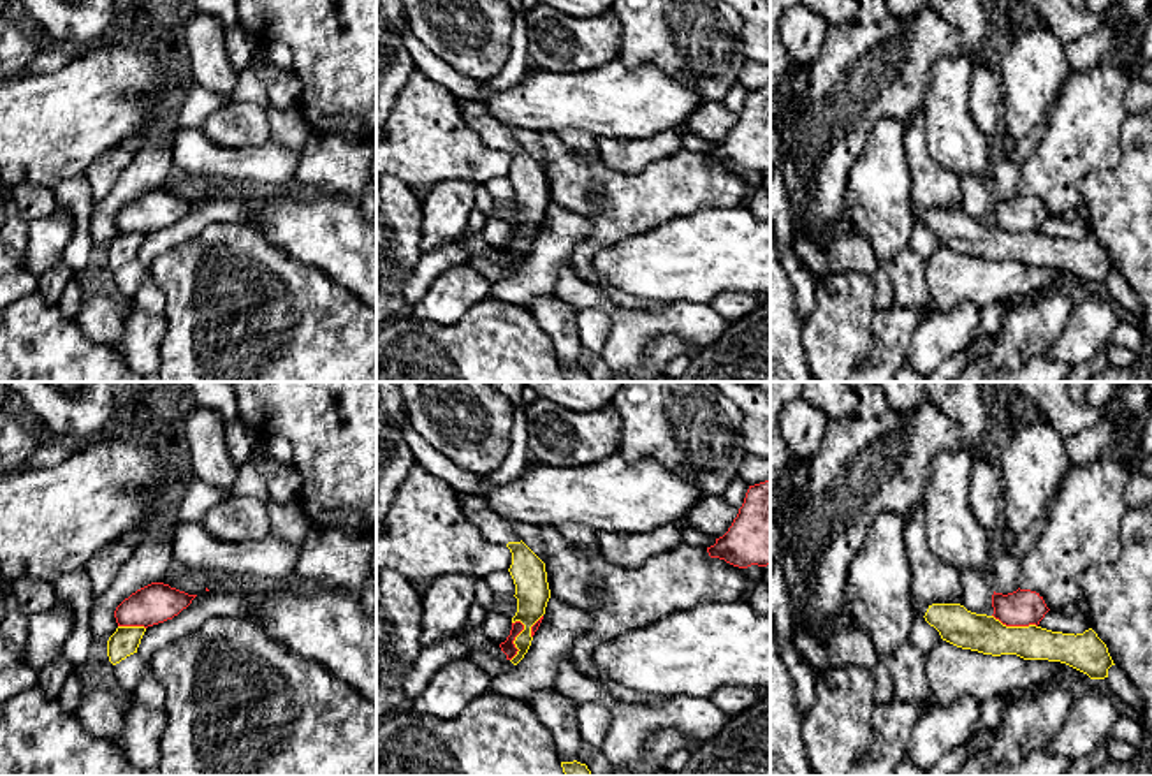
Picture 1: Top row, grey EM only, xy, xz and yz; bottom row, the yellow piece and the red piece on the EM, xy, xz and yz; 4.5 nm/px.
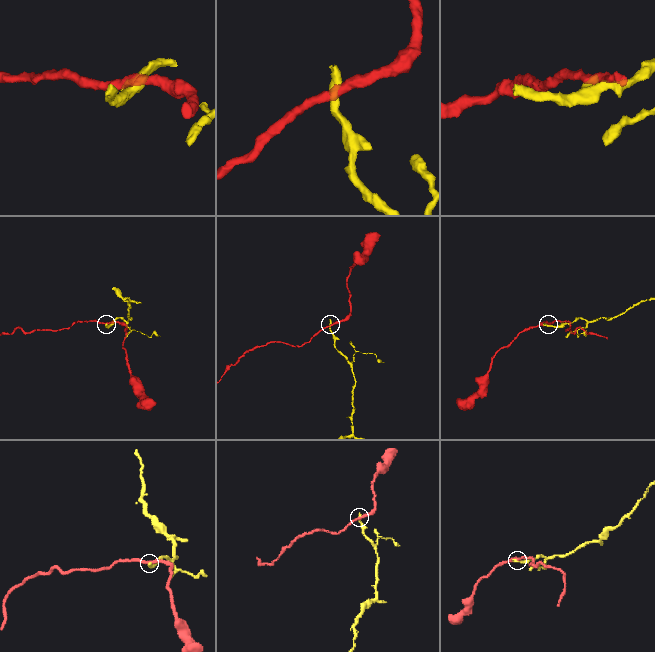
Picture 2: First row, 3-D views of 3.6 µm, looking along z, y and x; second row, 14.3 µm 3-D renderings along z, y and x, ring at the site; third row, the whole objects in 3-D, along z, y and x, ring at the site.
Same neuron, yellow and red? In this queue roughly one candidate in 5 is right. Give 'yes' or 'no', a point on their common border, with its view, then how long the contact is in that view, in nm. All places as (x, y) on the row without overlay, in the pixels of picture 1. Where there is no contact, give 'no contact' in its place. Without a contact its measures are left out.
no; meets yellow in xz at (514, 247); contact 200 nm long

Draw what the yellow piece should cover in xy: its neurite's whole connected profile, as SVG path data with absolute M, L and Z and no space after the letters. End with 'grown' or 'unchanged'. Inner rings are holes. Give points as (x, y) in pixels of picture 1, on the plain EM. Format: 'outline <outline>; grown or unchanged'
outline M118 232L107 246L109 267L116 271L127 262L137 259L144 238L144 232Z; unchanged

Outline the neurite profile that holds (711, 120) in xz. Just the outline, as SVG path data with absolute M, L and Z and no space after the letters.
M707 100L693 111L682 132L719 144L728 137L737 120L739 114L730 111L723 102Z

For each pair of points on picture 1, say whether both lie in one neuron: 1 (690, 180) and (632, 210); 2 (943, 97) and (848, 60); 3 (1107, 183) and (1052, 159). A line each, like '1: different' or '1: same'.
1: same
2: different
3: different

